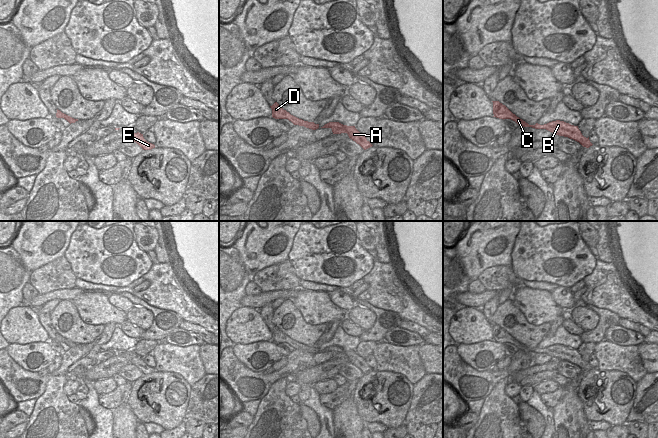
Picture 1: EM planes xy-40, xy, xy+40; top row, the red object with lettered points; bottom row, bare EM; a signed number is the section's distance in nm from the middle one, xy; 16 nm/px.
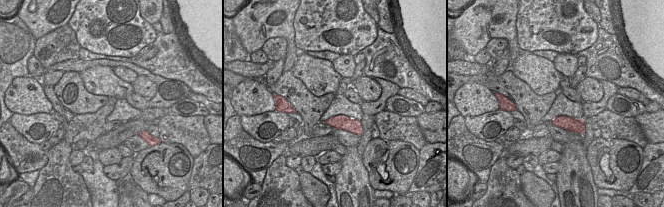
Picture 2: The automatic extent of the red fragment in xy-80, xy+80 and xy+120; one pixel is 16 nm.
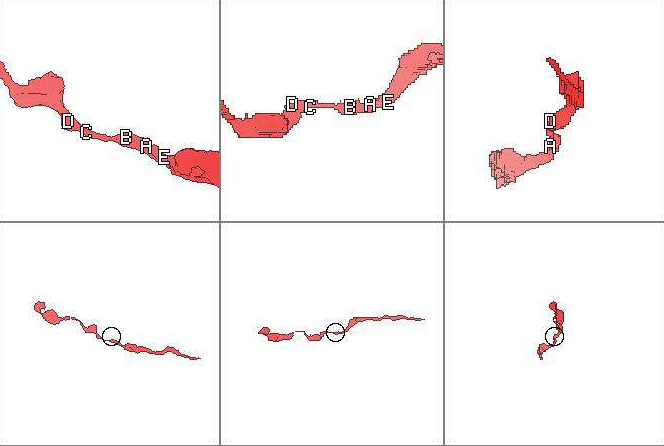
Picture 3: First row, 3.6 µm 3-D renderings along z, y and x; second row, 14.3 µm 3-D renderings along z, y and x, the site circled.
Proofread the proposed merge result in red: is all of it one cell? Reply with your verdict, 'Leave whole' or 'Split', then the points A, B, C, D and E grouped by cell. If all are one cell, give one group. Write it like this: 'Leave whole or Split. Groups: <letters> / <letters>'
Leave whole. Groups: A B C D E

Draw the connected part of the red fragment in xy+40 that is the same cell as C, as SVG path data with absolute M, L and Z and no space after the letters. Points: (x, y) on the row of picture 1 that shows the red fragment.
M492 101L493 102L493 117L499 119L511 119L515 121L518 125L523 127L532 127L535 129L546 129L553 133L553 135L559 135L568 137L579 142L583 147L589 148L593 144L590 142L589 137L586 138L582 135L581 131L579 130L578 126L571 125L564 121L556 120L549 122L544 125L540 125L536 123L535 125L529 125L515 114L513 114L505 105L500 103L499 101Z

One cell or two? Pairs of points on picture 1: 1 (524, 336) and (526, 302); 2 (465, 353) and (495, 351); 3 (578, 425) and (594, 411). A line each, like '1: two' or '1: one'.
1: two
2: one
3: two

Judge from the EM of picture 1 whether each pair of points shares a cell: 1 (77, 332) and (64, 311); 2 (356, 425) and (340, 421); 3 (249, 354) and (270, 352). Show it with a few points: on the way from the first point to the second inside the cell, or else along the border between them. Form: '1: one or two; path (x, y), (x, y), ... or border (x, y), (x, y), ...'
1: one; path (74, 326), (74, 318), (70, 313)
2: one; path (352, 425), (344, 421)
3: one; path (254, 352), (257, 350), (265, 351)

